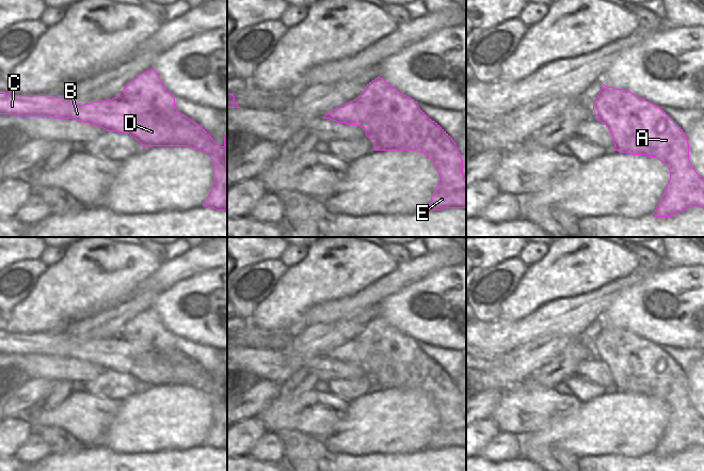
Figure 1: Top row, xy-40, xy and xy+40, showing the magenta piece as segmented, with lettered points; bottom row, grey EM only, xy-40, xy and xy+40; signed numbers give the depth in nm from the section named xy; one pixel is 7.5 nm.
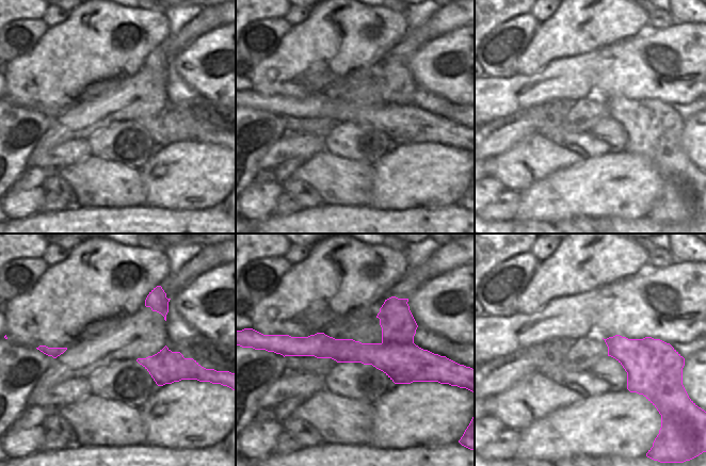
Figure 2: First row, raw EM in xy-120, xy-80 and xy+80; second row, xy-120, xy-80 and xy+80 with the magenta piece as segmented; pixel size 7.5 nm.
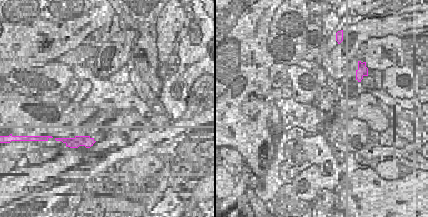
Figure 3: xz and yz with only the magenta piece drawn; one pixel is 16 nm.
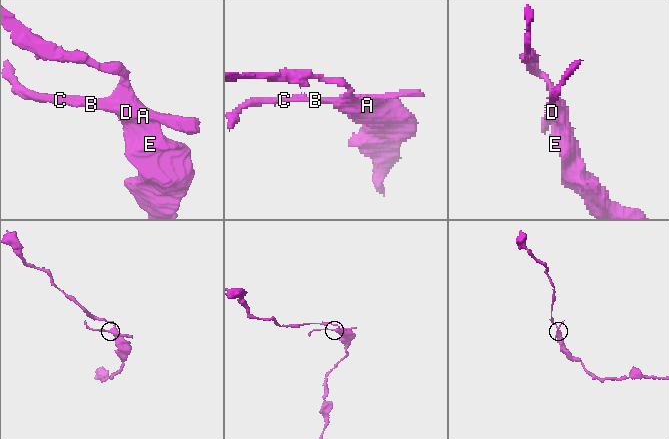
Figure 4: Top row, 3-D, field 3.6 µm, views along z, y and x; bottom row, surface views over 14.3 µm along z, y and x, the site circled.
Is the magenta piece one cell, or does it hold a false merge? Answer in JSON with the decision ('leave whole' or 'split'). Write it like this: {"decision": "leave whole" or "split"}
{"decision": "split"}

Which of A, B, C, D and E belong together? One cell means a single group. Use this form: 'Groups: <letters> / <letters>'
Groups: A E / B C D

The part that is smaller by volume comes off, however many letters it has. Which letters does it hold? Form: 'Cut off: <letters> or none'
Cut off: B, C, D

